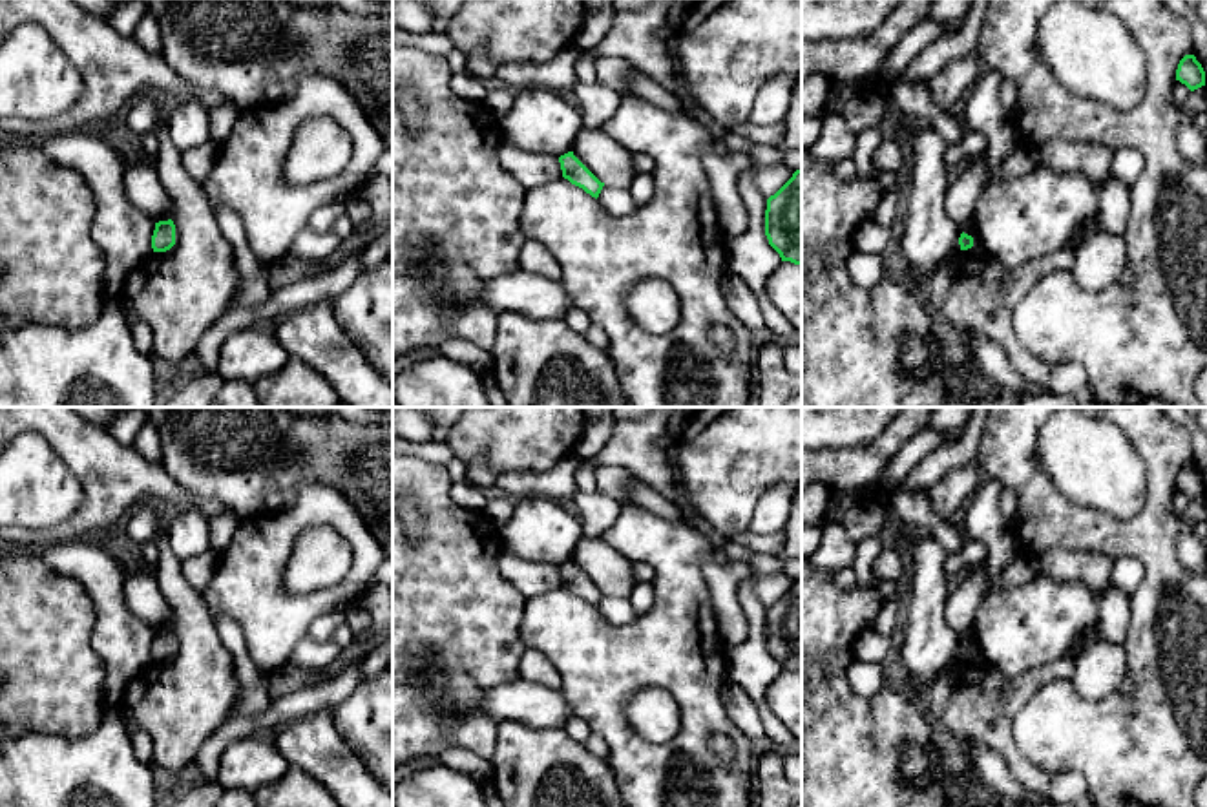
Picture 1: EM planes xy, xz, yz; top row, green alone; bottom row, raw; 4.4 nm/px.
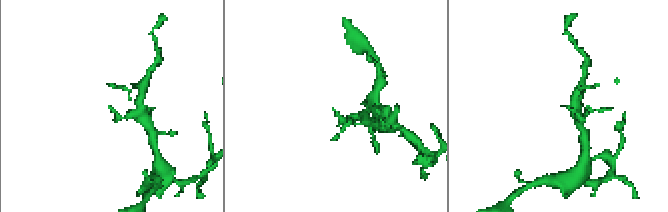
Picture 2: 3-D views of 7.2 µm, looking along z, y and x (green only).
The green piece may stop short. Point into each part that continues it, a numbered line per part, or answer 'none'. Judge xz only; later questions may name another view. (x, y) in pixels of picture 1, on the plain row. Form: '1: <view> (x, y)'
none

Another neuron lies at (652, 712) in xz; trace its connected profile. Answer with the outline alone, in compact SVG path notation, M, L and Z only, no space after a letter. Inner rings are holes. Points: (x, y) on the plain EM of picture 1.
M665 688L634 690L623 710L628 725L650 743L666 743L679 730L679 705Z

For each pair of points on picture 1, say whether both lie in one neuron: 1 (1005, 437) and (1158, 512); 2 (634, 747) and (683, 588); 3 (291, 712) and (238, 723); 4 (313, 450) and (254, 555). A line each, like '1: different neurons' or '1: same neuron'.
1: same neuron
2: same neuron
3: same neuron
4: different neurons

